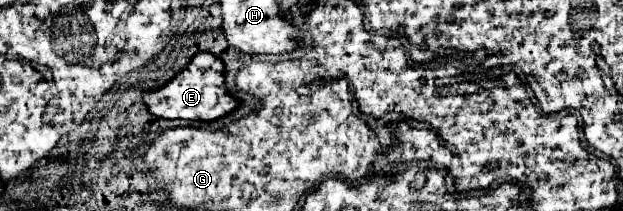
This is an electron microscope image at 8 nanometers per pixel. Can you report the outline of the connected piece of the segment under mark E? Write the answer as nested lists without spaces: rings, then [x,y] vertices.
[[[196,53],[186,69],[174,75],[166,85],[146,91],[144,103],[148,111],[162,119],[190,119],[190,121],[212,121],[224,117],[236,109],[236,101],[226,93],[224,87],[224,65],[212,53]]]

